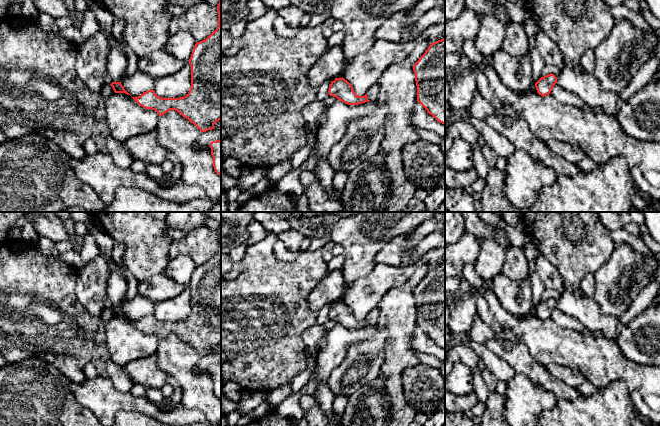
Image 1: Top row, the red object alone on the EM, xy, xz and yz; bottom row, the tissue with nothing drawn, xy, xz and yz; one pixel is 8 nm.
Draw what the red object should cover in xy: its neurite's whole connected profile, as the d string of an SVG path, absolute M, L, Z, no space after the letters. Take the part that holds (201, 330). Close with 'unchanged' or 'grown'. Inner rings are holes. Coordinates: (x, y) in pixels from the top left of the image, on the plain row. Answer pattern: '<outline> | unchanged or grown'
M221 223L217 235L218 251L206 263L196 266L189 283L191 312L188 318L180 322L161 322L154 314L148 314L138 321L132 321L140 330L155 334L159 340L170 334L179 336L202 357L214 353L214 348L221 344Z | unchanged

